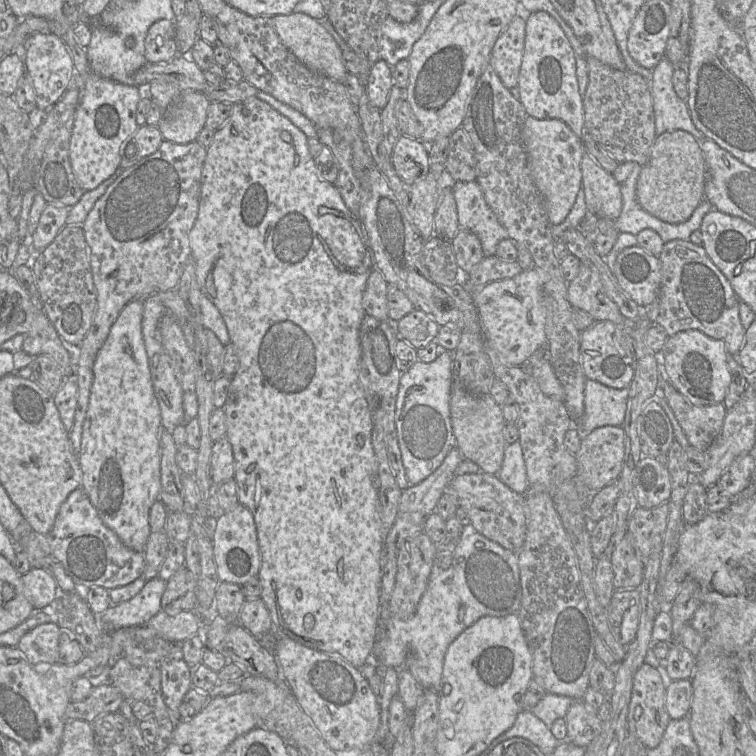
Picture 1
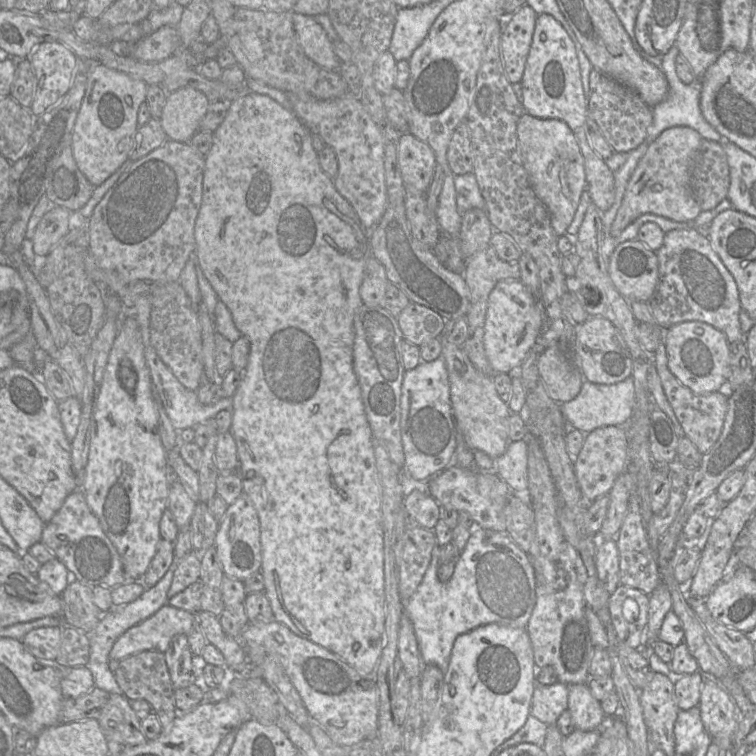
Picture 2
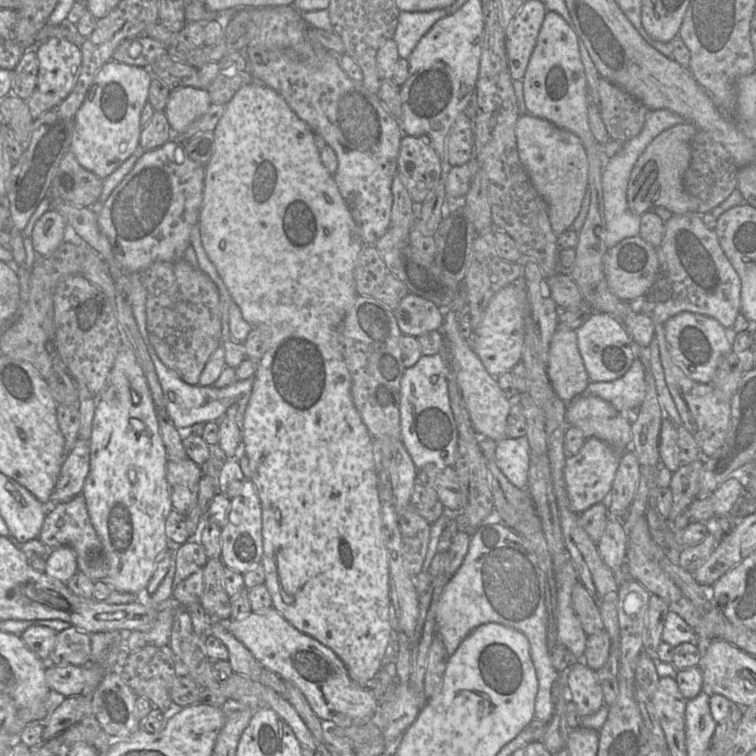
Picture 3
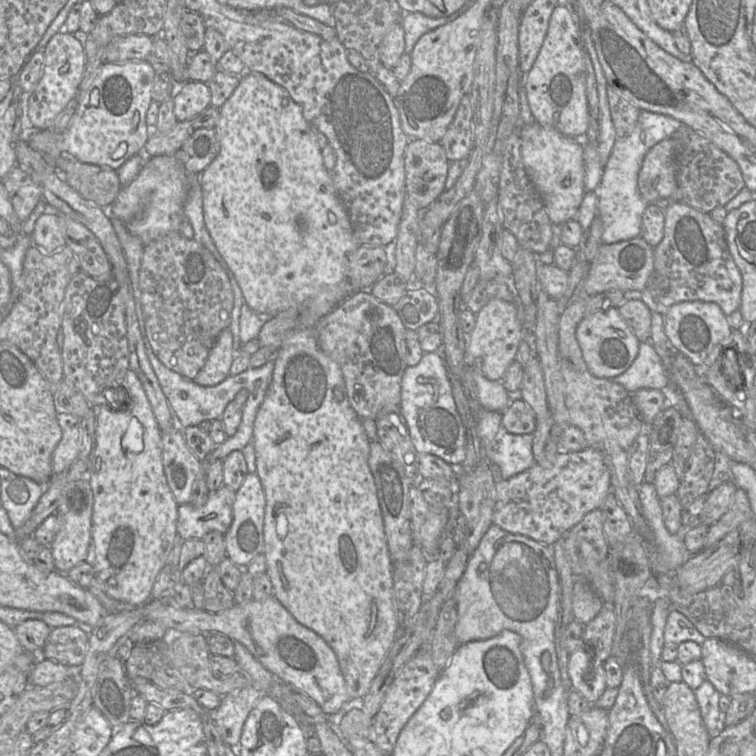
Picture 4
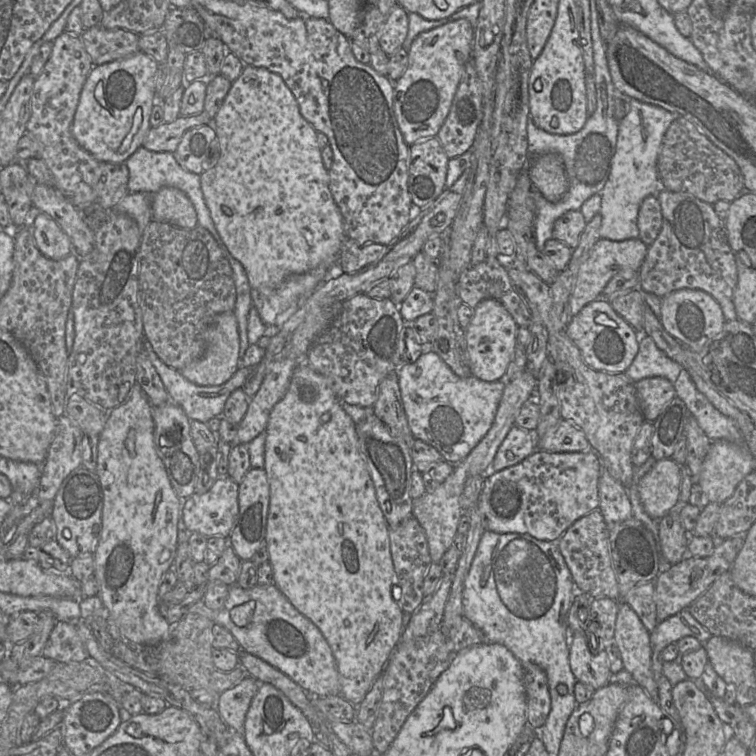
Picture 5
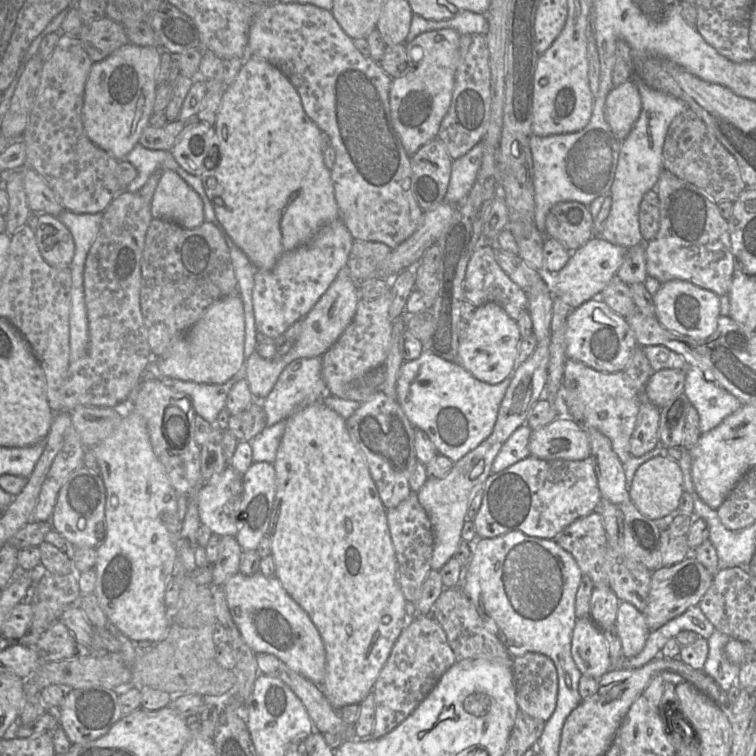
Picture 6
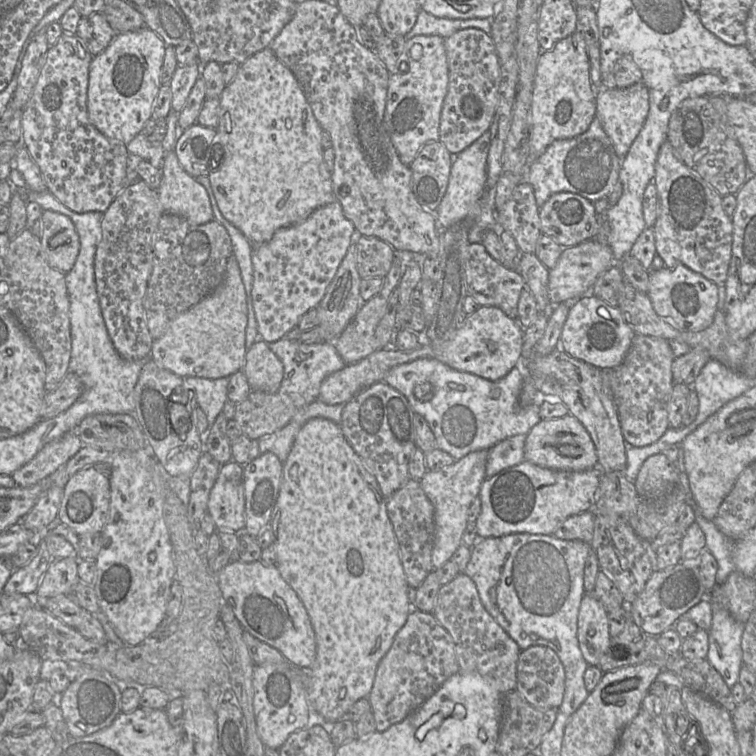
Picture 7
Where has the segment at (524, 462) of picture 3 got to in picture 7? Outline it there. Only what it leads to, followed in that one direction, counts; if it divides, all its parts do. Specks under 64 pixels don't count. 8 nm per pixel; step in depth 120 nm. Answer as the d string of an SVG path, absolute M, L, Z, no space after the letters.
M520 434L507 438L488 451L486 478L520 464L525 460L524 447L526 435Z

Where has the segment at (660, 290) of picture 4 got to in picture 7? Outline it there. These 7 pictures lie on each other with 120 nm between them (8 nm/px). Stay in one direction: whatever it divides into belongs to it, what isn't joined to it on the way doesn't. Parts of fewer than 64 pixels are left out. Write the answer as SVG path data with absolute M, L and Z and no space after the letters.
M668 140L660 148L653 182L657 187L659 198L658 216L653 227L656 254L667 268L684 265L716 285L724 285L732 256L733 224L731 217L723 209L723 197L677 157Z

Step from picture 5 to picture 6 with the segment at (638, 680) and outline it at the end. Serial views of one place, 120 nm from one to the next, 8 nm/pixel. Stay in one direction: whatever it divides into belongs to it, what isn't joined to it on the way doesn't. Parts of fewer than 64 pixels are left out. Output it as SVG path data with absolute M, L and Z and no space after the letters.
M620 601L615 625L621 640L622 656L637 656L643 650L650 633L643 613L631 603Z

